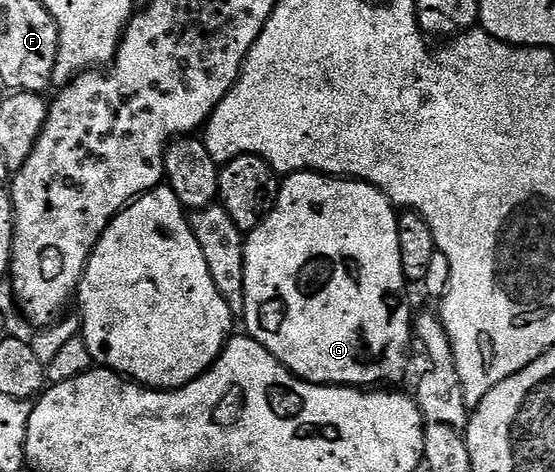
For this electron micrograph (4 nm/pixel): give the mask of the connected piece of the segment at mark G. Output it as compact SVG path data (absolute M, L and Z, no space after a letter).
M303 172L288 174L281 179L278 199L270 215L254 230L245 235L244 252L244 312L245 333L255 338L282 366L288 367L297 378L315 382L321 386L357 386L374 388L379 384L398 384L406 370L406 357L410 354L412 342L412 313L406 303L402 289L408 286L404 272L400 268L400 236L398 235L398 214L393 202L380 193L372 184L359 182L353 178L335 178L328 174Z

